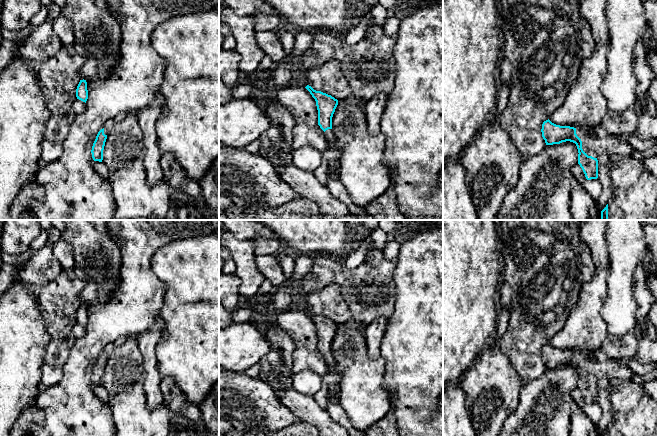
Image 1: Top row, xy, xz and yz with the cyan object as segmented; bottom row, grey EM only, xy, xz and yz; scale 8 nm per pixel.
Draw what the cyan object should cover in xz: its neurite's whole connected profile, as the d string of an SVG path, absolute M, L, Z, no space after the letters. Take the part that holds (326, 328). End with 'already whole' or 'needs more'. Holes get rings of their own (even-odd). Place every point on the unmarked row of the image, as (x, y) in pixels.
M309 309L305 312L310 316L316 325L318 334L318 349L324 355L328 369L334 370L336 368L336 361L334 360L332 354L332 341L338 329L338 324L331 319L314 314Z; needs more

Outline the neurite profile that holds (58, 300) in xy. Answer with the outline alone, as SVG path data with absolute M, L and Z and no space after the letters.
M64 270L43 285L37 300L42 311L47 333L50 335L43 360L45 364L62 368L76 341L72 328L77 323L79 295L84 281L73 270Z

